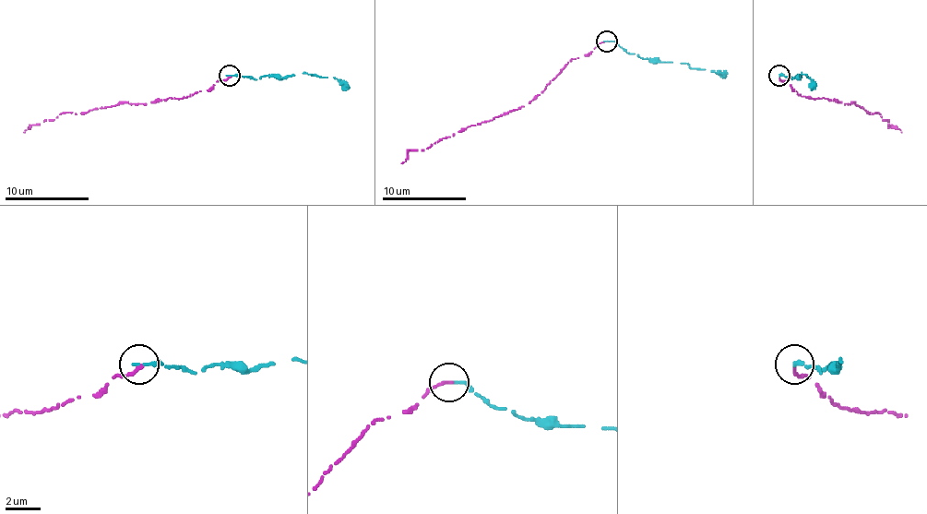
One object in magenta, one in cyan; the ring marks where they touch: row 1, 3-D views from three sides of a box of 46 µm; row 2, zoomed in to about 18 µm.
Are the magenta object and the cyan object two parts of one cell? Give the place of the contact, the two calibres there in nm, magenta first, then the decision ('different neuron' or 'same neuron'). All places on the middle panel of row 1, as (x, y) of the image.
at (607, 41); 200 nm thick on the magenta side, 180 nm on the other; different neuron

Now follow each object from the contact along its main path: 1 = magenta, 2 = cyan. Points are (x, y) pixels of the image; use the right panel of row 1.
1: (779, 77), (799, 93), (845, 104), (853, 102), (871, 114), (876, 113), (887, 119), (889, 125), (902, 131)
2: (779, 75), (792, 78), (801, 73), (807, 75), (812, 89)

